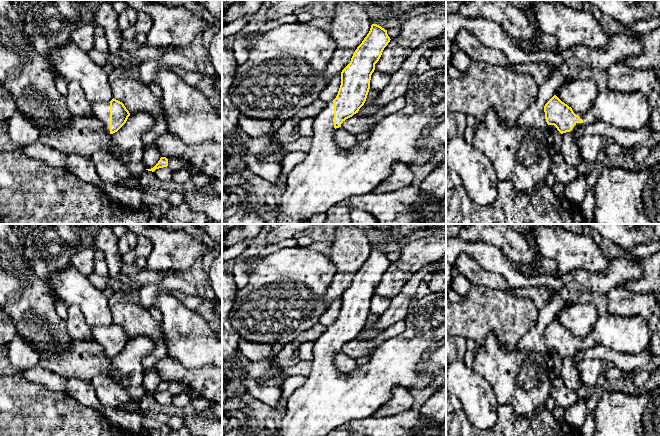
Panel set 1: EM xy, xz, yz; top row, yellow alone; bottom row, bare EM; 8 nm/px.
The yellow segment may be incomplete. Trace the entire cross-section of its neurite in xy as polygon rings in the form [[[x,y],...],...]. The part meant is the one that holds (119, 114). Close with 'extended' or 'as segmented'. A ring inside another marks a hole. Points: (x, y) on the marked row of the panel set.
[[[116,99],[110,102],[93,103],[95,119],[99,120],[107,133],[117,132],[130,116],[124,104]]]; extended

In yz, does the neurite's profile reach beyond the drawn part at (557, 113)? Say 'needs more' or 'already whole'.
needs more

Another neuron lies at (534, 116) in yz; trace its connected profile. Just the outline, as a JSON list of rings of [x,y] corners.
[[[552,70],[545,83],[539,86],[536,102],[516,120],[519,127],[537,127],[546,130],[548,124],[545,119],[544,106],[556,94],[558,87],[565,80],[564,75],[558,70]]]

